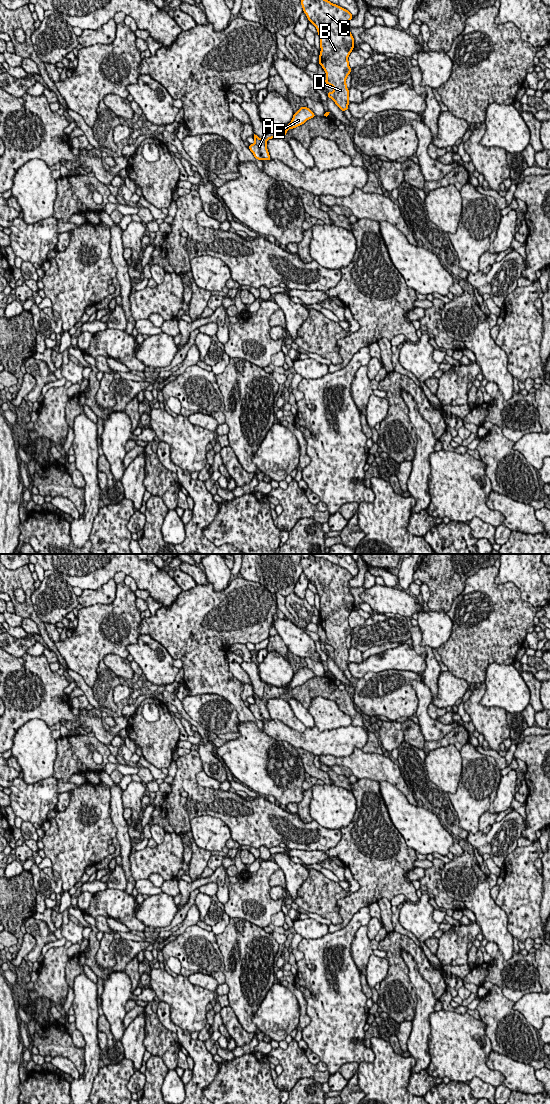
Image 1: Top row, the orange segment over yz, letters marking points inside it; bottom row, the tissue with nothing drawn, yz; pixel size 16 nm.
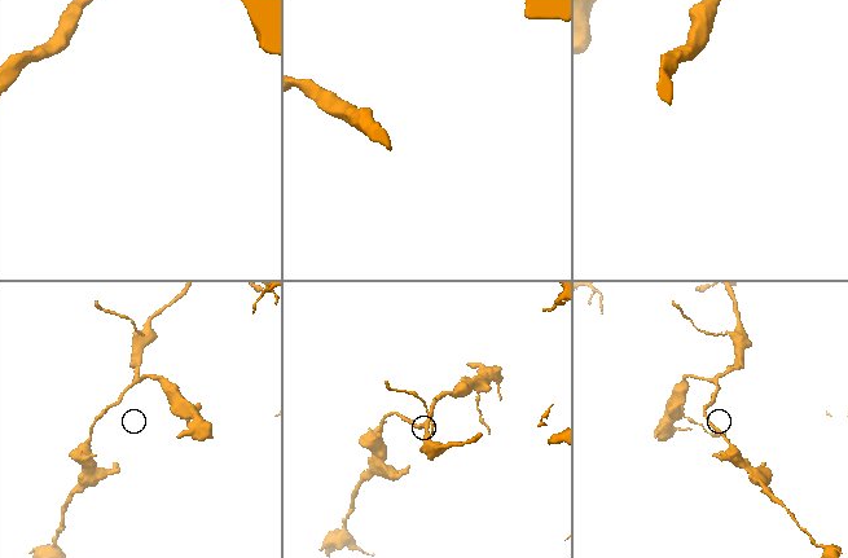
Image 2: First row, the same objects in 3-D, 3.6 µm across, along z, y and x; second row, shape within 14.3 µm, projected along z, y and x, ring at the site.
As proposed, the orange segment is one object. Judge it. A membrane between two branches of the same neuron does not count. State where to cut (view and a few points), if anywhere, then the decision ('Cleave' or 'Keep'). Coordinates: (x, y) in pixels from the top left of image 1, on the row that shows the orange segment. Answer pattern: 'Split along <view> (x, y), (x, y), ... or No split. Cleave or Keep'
No split. Keep

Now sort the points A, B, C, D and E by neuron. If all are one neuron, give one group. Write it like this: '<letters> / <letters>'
A B C D E

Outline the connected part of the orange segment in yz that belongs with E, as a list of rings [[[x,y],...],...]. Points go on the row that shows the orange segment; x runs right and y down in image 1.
[[[300,107],[299,110],[294,113],[291,122],[284,128],[275,127],[273,125],[265,124],[263,138],[260,139],[254,134],[253,138],[255,142],[249,145],[249,150],[253,153],[254,157],[258,160],[271,160],[269,151],[267,150],[267,141],[272,138],[285,137],[289,128],[294,129],[307,120],[314,118],[316,115],[308,107]]]

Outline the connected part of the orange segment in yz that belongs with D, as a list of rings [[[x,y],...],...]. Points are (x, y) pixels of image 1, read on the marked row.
[[[301,0],[301,5],[320,36],[318,64],[326,73],[325,84],[334,88],[327,96],[344,112],[350,103],[346,79],[351,73],[348,57],[354,49],[354,38],[349,30],[353,16],[328,0]]]

